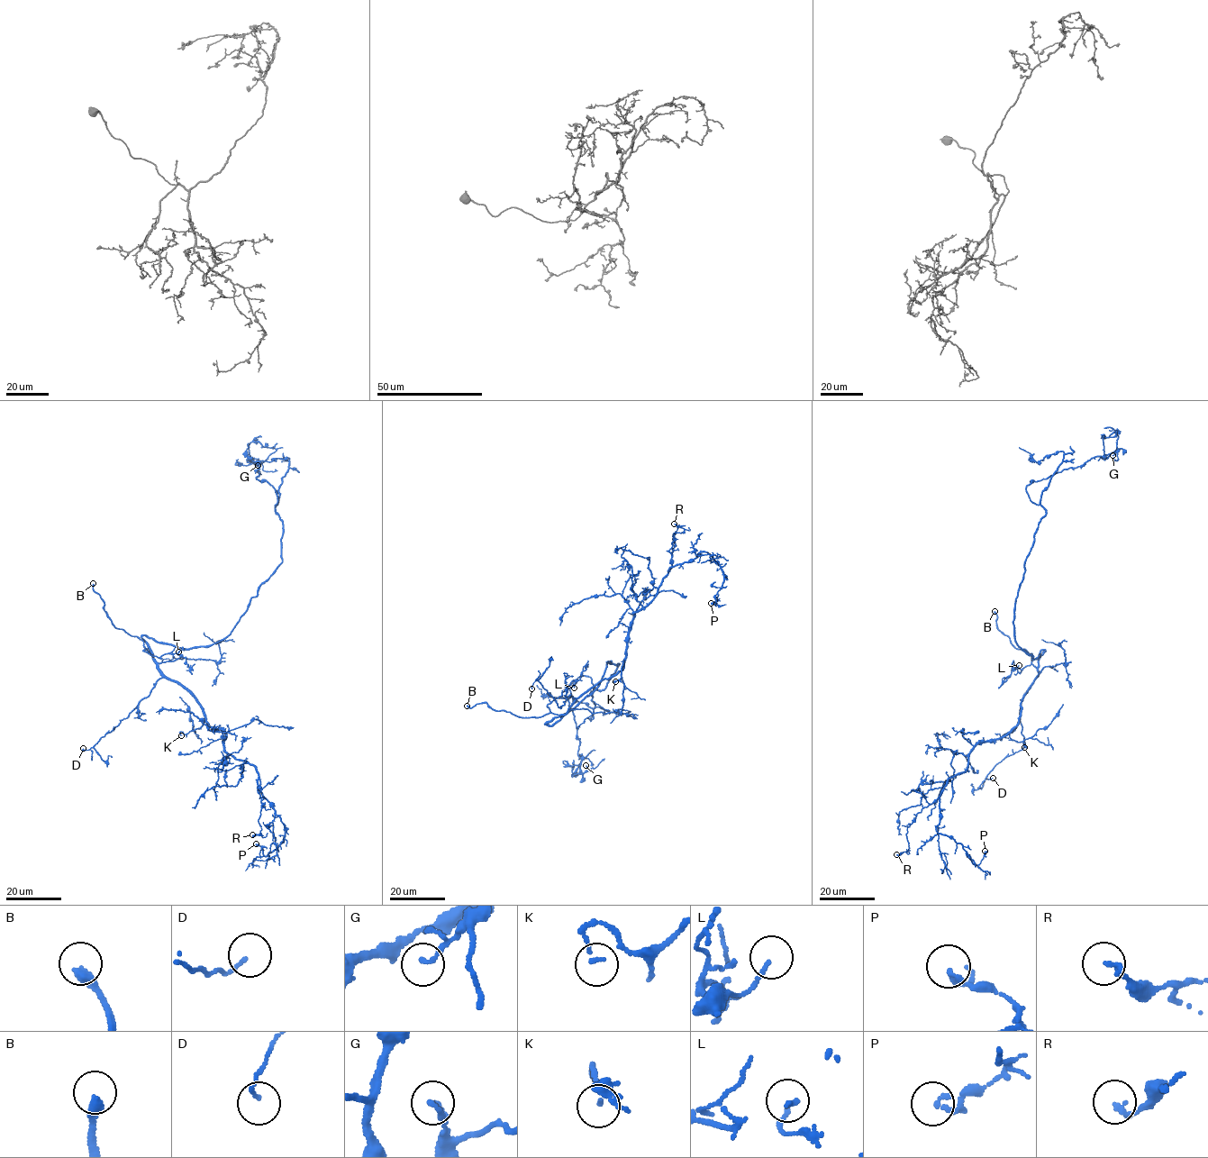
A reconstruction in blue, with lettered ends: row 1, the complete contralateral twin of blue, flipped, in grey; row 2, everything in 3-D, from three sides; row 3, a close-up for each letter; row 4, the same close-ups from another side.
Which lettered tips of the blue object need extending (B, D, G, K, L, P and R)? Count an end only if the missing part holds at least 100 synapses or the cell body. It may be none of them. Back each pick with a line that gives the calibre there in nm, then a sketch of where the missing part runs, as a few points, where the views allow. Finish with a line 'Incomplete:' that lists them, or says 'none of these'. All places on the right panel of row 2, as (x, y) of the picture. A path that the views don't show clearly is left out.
Incomplete: none of these

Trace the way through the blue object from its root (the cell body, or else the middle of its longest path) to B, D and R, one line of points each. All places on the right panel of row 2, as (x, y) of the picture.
B: (1037, 658), (1044, 651), (1039, 652), (1034, 667), (1031, 653), (1014, 647), (997, 629), (994, 611)
D: (1037, 658), (1044, 651), (1019, 711), (1024, 745), (985, 777), (993, 778)
R: (1037, 658), (1044, 651), (1019, 721), (977, 743), (964, 771), (917, 814), (909, 849), (896, 854)

